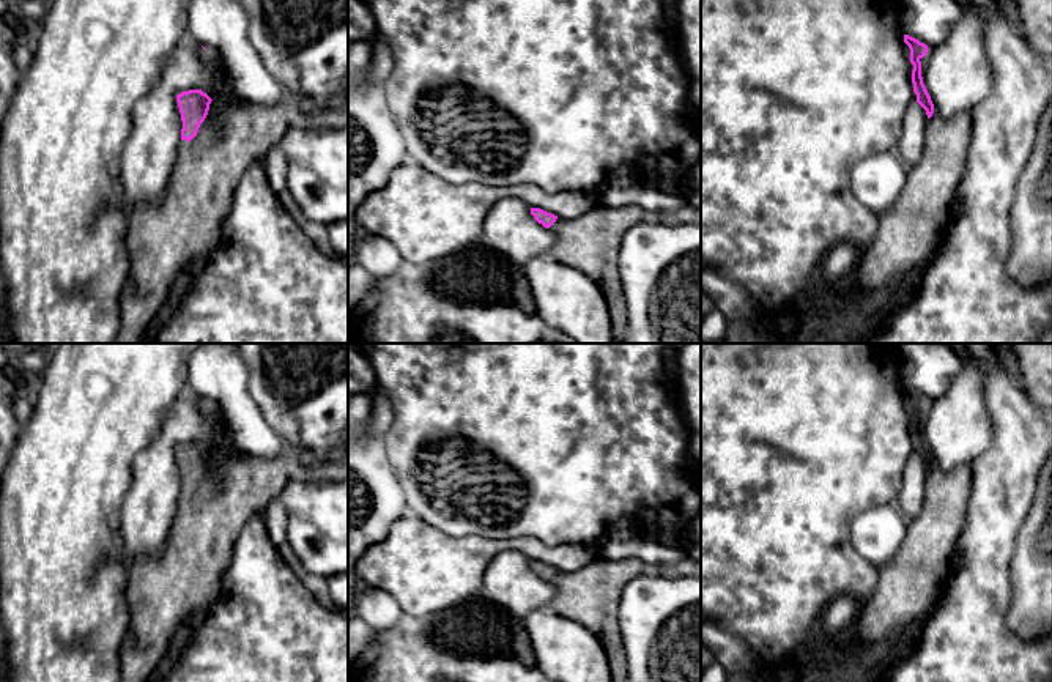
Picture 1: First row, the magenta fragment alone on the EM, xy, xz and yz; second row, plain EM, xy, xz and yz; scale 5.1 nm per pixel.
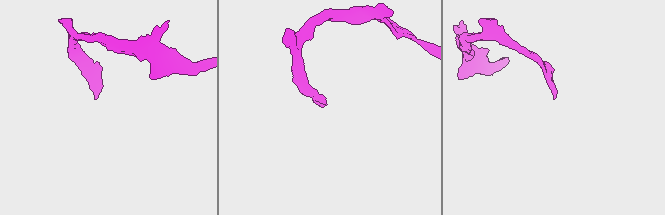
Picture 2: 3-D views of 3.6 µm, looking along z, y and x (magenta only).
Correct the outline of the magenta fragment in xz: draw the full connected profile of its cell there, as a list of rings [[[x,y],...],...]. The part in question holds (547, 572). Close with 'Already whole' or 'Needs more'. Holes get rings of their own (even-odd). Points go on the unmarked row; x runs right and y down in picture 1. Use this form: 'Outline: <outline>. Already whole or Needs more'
Outline: [[[598,558],[592,564],[576,570],[562,572],[540,561],[531,561],[534,572],[556,587],[556,595],[546,610],[581,624],[591,630],[608,657],[613,682],[628,682],[628,669],[625,662],[625,647],[619,627],[619,606],[624,587],[638,576],[699,576],[701,561],[682,558],[676,564],[647,564],[638,558],[605,559]]]. Needs more

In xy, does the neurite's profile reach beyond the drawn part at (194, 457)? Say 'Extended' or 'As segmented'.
Extended

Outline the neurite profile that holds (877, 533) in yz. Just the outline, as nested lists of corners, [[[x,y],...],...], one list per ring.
[[[887,504],[858,513],[849,529],[858,554],[880,569],[899,551],[907,523],[893,504]]]

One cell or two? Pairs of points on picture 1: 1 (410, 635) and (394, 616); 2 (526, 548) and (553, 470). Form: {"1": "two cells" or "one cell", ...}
{"1": "two cells", "2": "two cells"}

